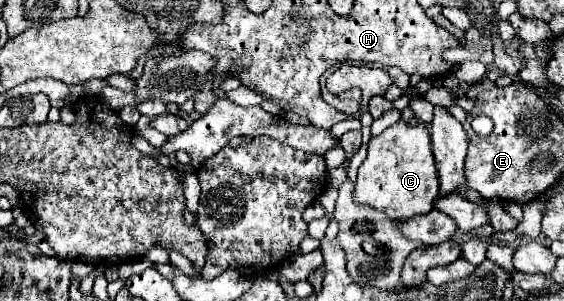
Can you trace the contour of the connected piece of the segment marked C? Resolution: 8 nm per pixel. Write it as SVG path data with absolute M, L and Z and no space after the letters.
M400 120L386 128L382 134L372 136L368 144L368 156L358 168L354 202L368 204L382 210L390 218L412 218L426 214L434 208L434 198L438 198L438 174L432 156L430 134L424 124L410 126Z

